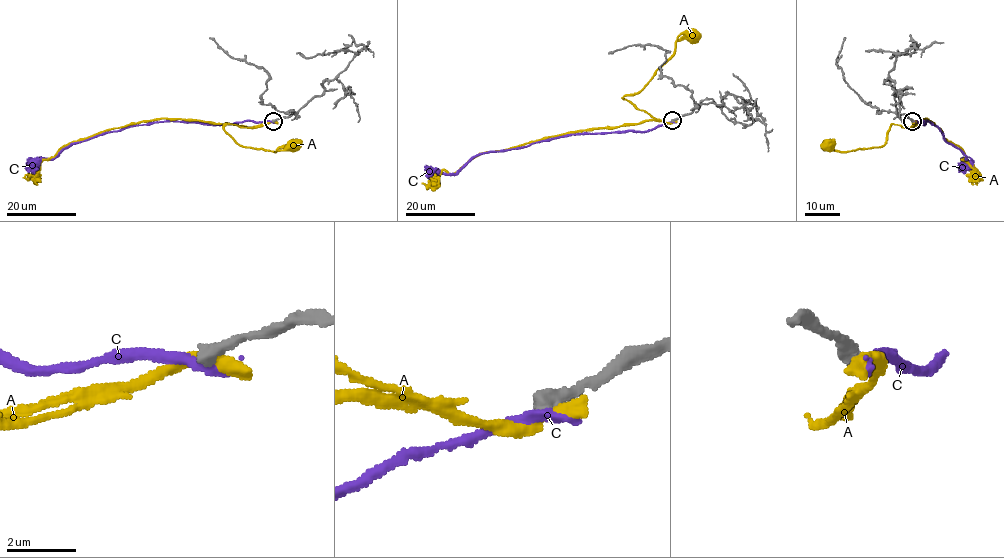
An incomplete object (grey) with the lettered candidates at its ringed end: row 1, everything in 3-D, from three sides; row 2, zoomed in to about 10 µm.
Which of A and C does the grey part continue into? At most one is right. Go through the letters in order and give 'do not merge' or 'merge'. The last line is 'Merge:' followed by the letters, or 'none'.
A: do not merge
C: do not merge
Merge: none

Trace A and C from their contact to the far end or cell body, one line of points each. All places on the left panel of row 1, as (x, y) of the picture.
A: (274, 121), (253, 127), (227, 124), (224, 130), (243, 146), (275, 152), (283, 146), (294, 146)
C: (273, 121), (214, 124), (170, 121), (133, 125), (74, 142), (51, 159), (35, 159), (25, 170)

